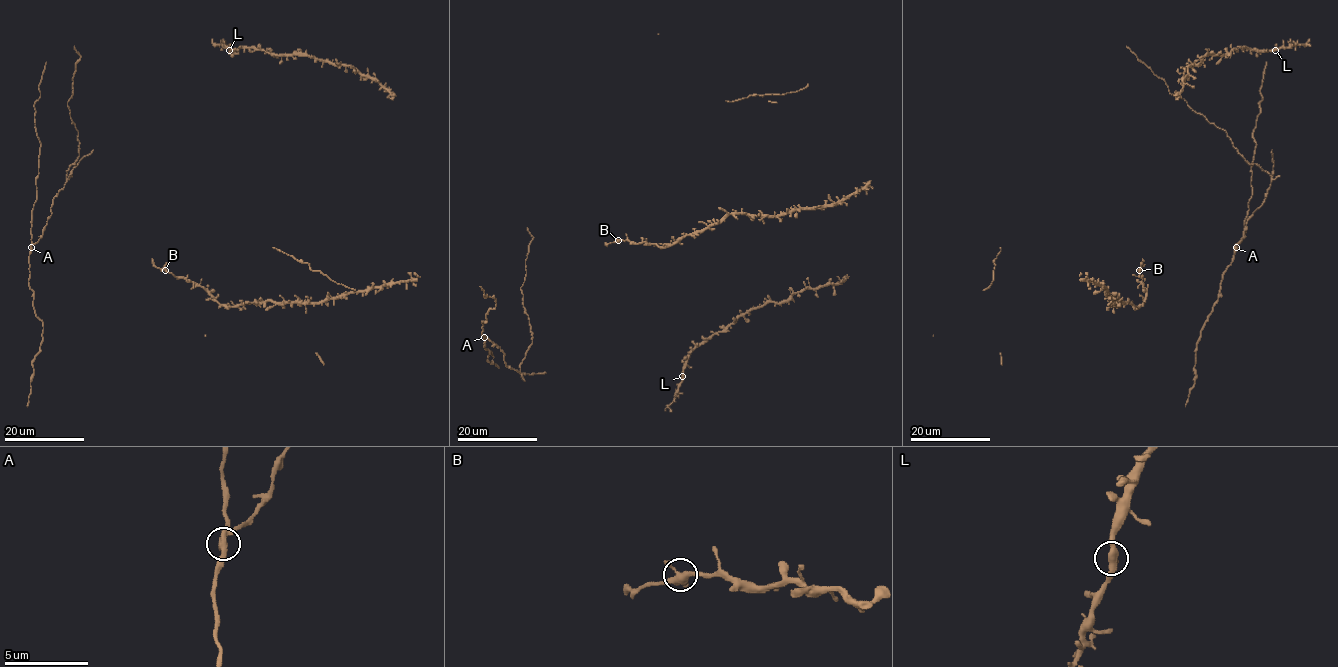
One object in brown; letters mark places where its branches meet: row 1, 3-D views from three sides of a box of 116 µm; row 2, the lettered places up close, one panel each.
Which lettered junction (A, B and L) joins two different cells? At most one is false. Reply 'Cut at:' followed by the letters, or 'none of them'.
Cut at: A

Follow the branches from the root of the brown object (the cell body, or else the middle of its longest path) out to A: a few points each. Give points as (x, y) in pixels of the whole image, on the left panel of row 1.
A: (43, 322), (36, 316), (33, 291), (28, 282), (31, 247)

